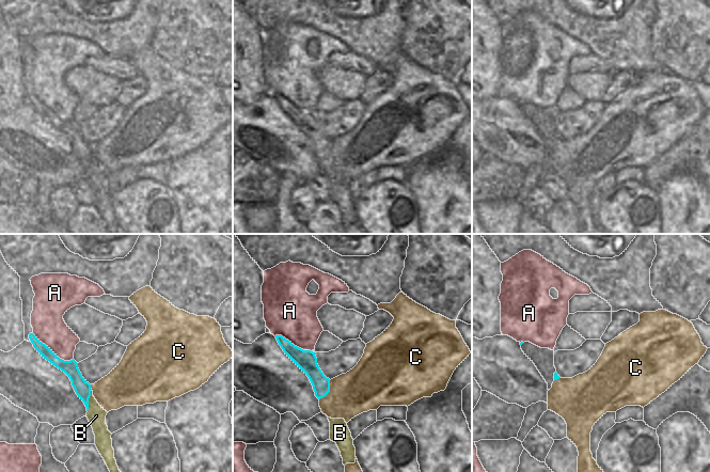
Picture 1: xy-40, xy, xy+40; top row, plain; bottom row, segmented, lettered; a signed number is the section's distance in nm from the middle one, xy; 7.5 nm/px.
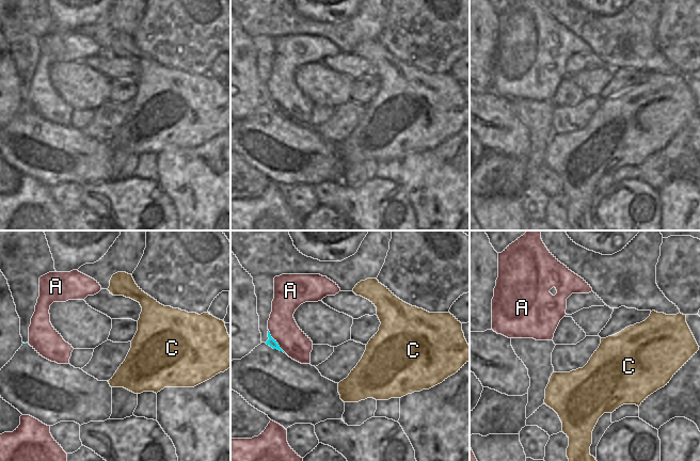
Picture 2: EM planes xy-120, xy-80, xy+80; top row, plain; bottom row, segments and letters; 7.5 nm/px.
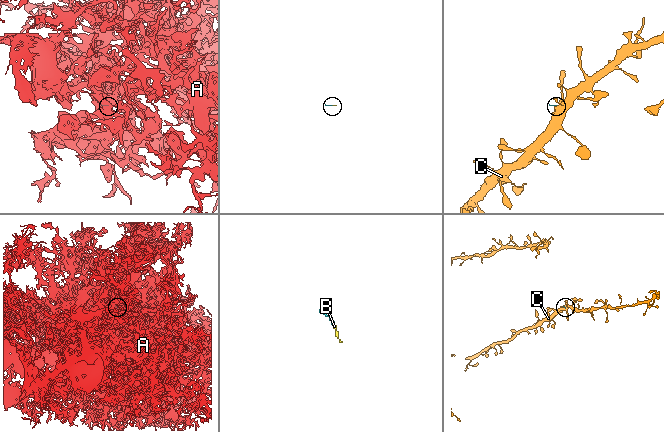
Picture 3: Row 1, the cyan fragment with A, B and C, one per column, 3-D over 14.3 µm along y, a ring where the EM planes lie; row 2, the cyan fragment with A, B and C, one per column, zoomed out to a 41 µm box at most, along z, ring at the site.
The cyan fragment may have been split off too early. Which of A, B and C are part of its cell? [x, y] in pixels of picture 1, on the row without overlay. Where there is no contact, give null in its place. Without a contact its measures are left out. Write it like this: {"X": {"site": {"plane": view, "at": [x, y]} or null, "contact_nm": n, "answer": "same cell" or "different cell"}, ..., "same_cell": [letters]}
{"A": {"site": {"plane": "xy-40", "at": [51, 111]}, "contact_nm": 360, "answer": "different cell"}, "B": {"site": {"plane": "xy-40", "at": [88, 160]}, "contact_nm": 170, "answer": "same cell"}, "C": {"site": {"plane": "xy", "at": [329, 152]}, "contact_nm": 170, "answer": "different cell"}, "same_cell": ["B"]}

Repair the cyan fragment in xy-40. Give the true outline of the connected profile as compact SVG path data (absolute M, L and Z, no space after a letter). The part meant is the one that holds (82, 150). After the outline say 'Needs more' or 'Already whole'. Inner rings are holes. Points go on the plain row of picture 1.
M33 94L29 99L35 111L52 126L64 132L70 140L72 146L78 158L86 168L86 178L95 195L95 206L104 219L110 234L122 234L119 231L112 208L111 193L106 185L107 172L97 163L93 157L91 145L82 138L78 124L73 120L64 122L60 120L48 107L43 105Z. Needs more

